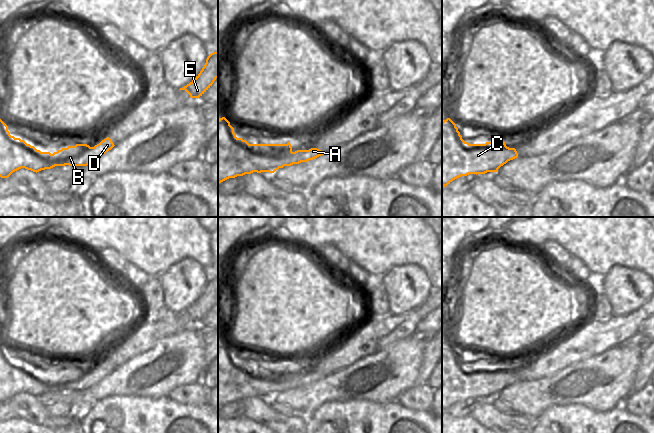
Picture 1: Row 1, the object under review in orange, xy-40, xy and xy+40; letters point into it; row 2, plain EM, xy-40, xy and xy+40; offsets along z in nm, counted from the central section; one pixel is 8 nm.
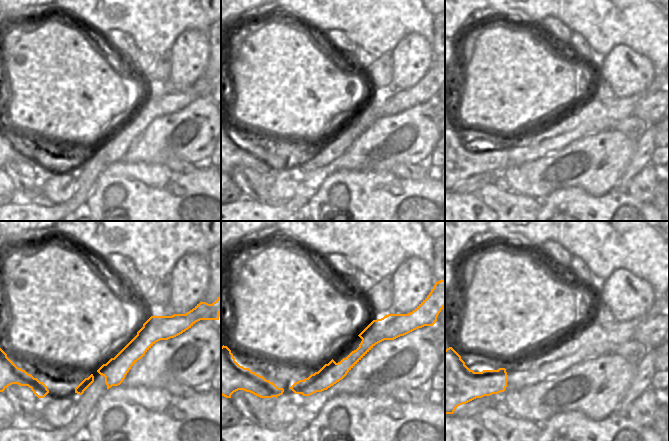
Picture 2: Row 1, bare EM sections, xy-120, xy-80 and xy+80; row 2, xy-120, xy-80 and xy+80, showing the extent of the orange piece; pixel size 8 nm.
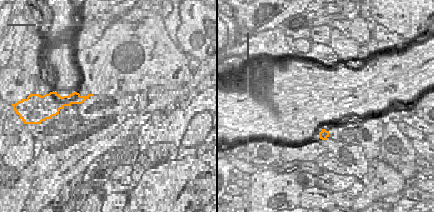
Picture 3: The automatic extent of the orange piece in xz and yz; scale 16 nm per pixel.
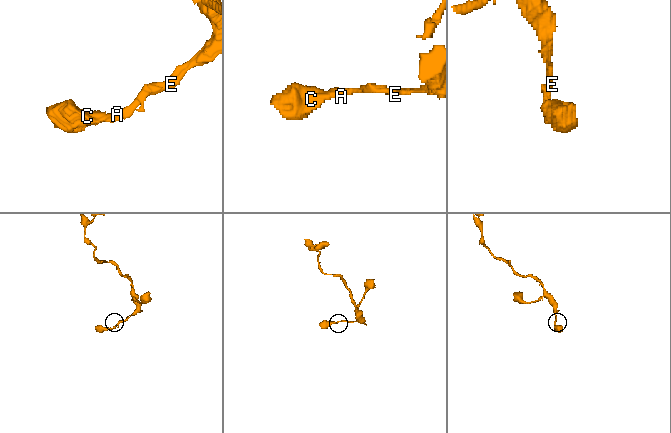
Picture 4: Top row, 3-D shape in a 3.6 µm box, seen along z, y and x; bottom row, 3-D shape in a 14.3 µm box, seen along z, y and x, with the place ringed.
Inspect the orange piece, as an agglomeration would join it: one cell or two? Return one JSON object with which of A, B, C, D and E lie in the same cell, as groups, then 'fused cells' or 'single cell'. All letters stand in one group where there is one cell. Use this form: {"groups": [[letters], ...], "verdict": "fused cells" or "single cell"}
{"groups": [["A", "B", "C", "D", "E"]], "verdict": "single cell"}

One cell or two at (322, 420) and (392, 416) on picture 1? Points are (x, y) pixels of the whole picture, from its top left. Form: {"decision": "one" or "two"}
{"decision": "one"}

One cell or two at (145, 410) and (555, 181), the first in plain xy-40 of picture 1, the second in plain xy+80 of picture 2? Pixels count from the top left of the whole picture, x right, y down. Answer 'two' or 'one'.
two

